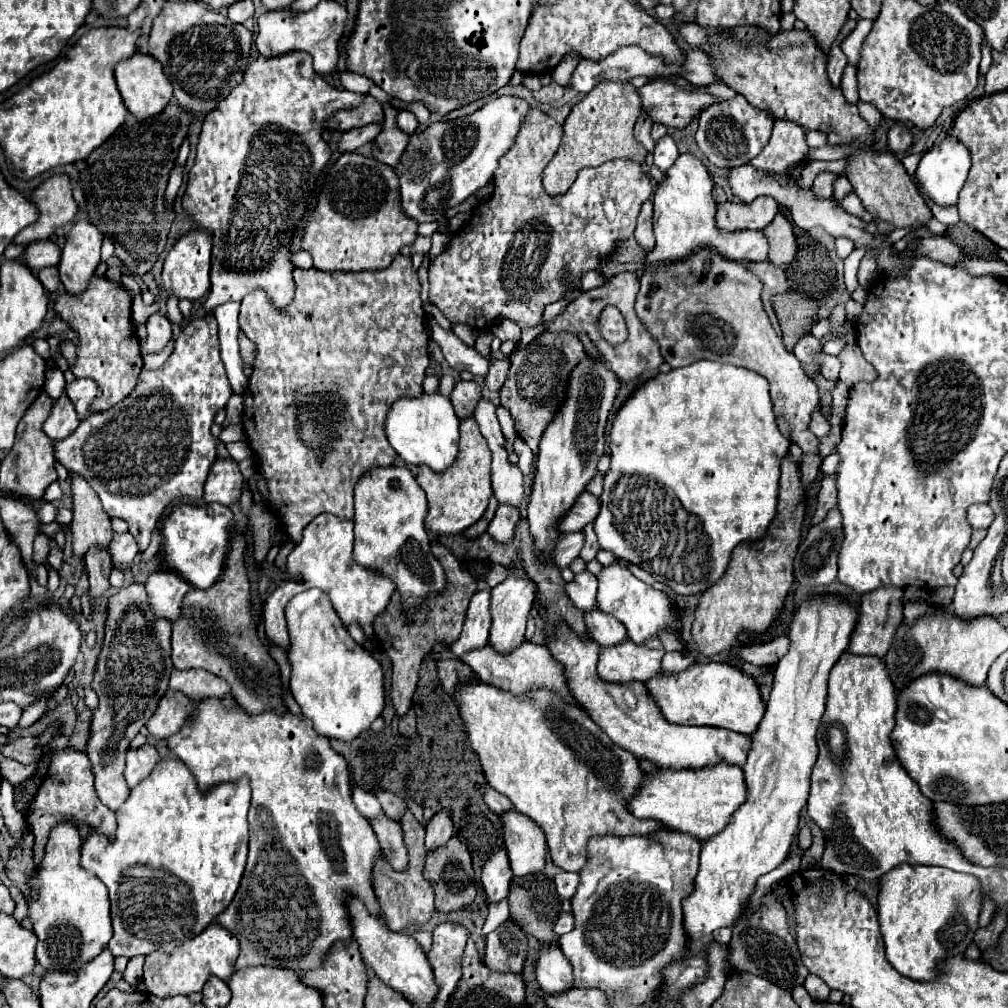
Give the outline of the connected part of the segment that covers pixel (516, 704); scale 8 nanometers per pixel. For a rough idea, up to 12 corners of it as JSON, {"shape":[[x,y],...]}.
{"shape":[[474,680],[458,706],[488,784],[566,872],[650,836],[646,772],[580,708]]}

